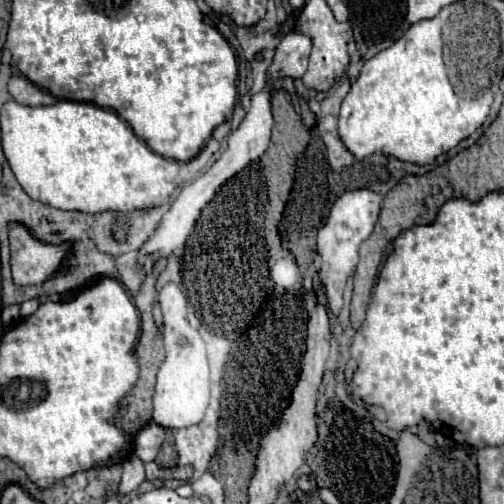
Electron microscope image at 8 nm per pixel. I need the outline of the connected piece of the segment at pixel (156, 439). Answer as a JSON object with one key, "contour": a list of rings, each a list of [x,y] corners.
{"contour":[[[150,422],[136,438],[134,438],[134,446],[132,452],[142,460],[142,462],[150,462],[156,458],[160,446],[164,442],[164,428],[156,422]]]}

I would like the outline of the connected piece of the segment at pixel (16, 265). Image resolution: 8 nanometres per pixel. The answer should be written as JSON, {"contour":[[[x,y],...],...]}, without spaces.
{"contour":[[[12,226],[10,252],[14,282],[18,286],[42,284],[62,264],[62,258],[70,252],[70,244],[42,244],[34,240],[28,230],[24,230],[24,226]]]}

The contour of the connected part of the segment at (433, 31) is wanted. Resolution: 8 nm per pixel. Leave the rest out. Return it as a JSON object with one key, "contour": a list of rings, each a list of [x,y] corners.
{"contour":[[[444,8],[436,18],[412,24],[408,28],[408,34],[404,34],[400,42],[392,44],[388,50],[382,50],[380,54],[364,62],[338,114],[338,136],[348,148],[348,152],[352,152],[358,160],[382,152],[384,156],[394,156],[410,164],[432,164],[438,156],[456,148],[462,140],[472,136],[478,126],[484,124],[494,100],[494,76],[500,74],[494,70],[484,70],[484,86],[488,88],[484,88],[482,94],[476,94],[474,98],[460,98],[454,92],[442,62],[442,26],[448,16],[448,8]]]}

